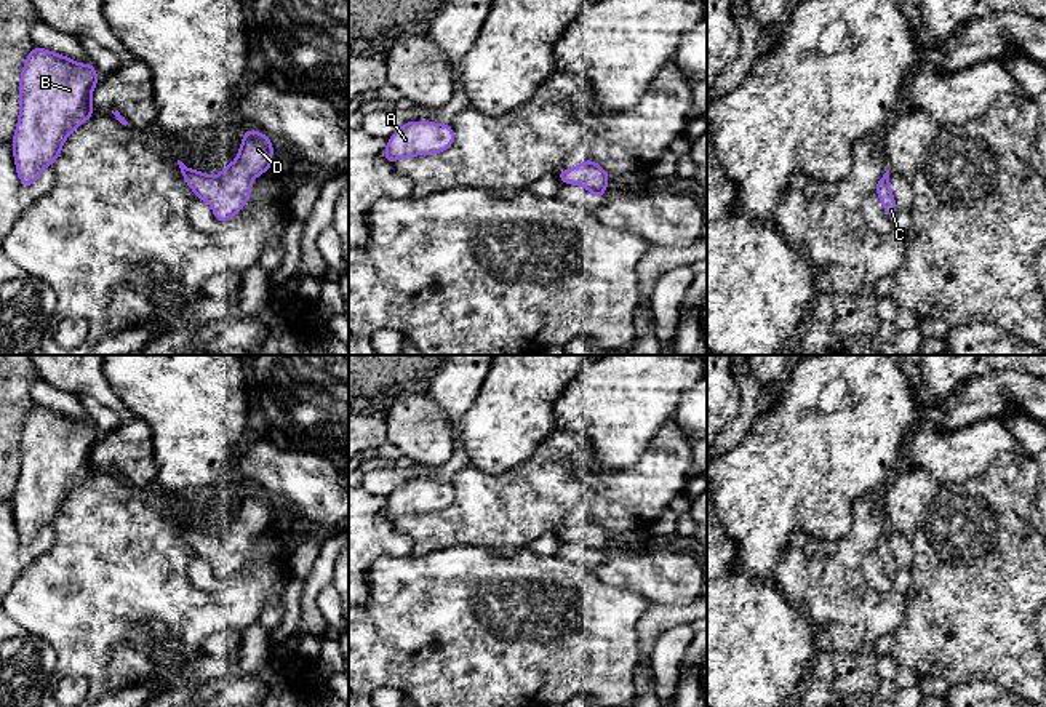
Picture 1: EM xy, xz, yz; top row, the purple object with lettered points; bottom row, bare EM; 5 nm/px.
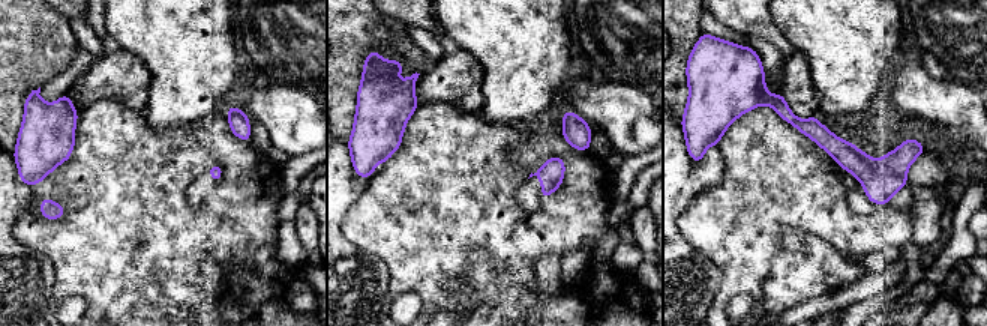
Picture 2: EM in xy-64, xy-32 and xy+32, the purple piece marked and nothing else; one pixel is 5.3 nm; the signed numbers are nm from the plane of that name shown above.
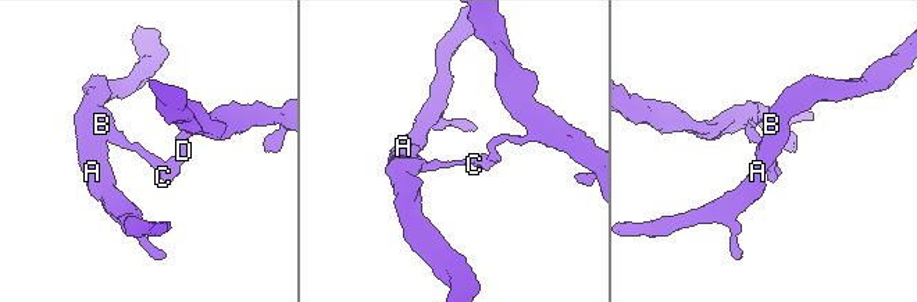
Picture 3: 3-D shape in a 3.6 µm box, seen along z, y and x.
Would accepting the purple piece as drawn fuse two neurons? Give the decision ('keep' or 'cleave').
keep

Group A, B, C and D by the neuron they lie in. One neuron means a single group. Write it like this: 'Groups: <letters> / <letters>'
Groups: A B C D

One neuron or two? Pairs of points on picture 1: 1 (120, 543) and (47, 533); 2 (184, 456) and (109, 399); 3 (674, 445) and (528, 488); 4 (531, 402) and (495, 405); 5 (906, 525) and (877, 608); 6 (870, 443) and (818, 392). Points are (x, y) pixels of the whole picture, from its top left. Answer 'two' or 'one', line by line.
1: two
2: two
3: one
4: one
5: two
6: one

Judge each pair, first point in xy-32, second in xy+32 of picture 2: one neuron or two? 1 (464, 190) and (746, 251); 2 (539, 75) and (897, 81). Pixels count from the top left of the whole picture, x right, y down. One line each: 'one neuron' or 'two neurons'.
1: one neuron
2: two neurons

